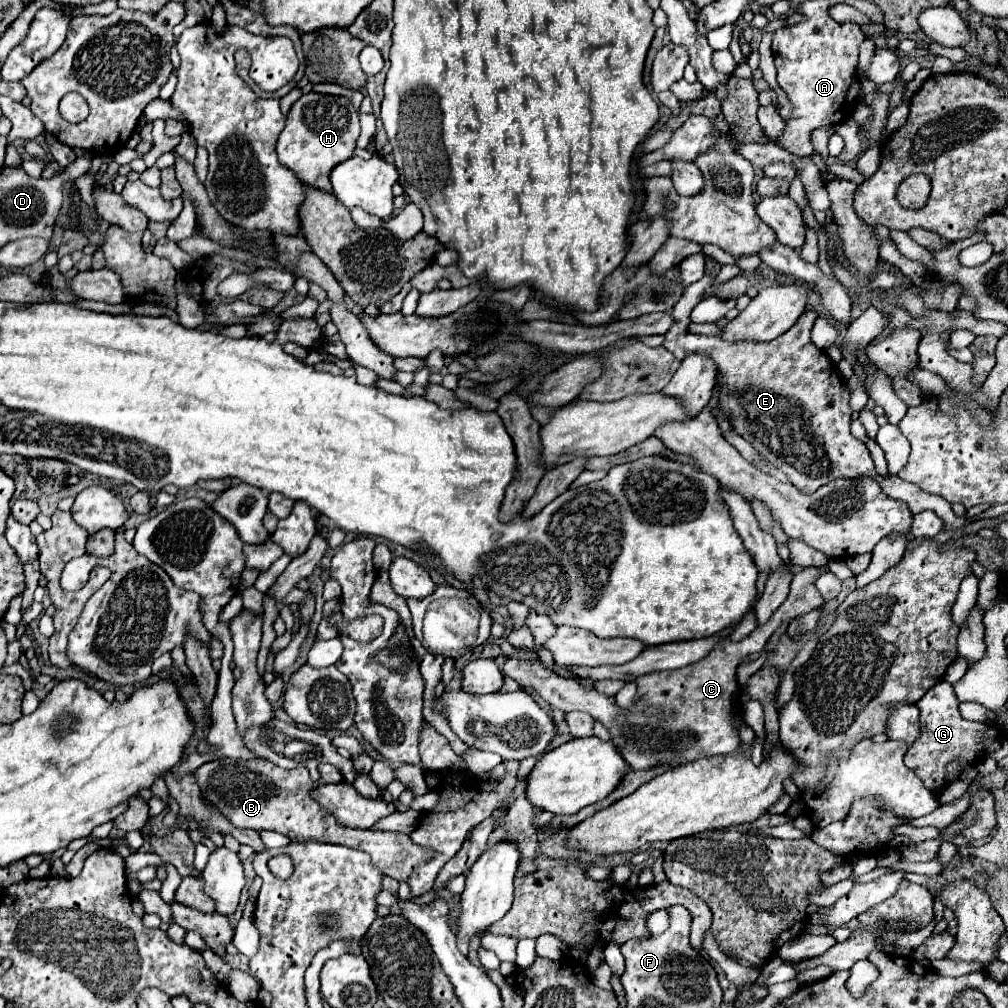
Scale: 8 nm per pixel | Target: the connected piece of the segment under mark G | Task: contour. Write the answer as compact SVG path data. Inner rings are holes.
M940 682L934 688L930 688L918 702L916 706L920 708L920 724L922 724L922 734L920 738L908 748L904 756L906 768L910 768L914 774L920 776L924 786L938 796L946 788L946 766L956 760L960 764L960 770L974 766L978 758L986 752L986 740L1000 740L1004 738L1002 732L996 728L996 724L984 724L984 722L970 722L960 716L958 710L958 698L954 694L952 684Z

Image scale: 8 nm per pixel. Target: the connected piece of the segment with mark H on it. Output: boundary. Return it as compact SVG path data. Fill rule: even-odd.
M308 92L288 112L286 128L278 138L278 160L296 172L298 180L306 186L318 188L322 192L332 192L330 172L336 164L352 158L356 140L360 136L358 112L346 96L326 96Z

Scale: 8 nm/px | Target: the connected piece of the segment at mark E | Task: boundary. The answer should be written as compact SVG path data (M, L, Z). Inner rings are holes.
M704 276L684 290L682 300L678 300L678 304L672 308L674 324L670 332L664 334L664 346L680 362L688 352L706 352L706 356L714 360L718 368L718 404L726 408L726 416L730 416L730 424L736 434L750 442L762 458L780 468L802 492L816 492L822 484L836 476L856 478L868 474L880 482L884 494L906 502L912 514L934 510L944 520L944 532L958 530L966 524L966 520L954 516L950 502L946 502L942 496L928 494L916 484L904 482L898 476L882 478L876 474L866 444L850 434L850 388L846 382L842 382L842 376L830 362L828 354L816 348L810 338L818 316L814 310L804 312L788 332L772 342L730 344L718 336L690 334L687 326L691 322L691 311L712 280L712 276Z

